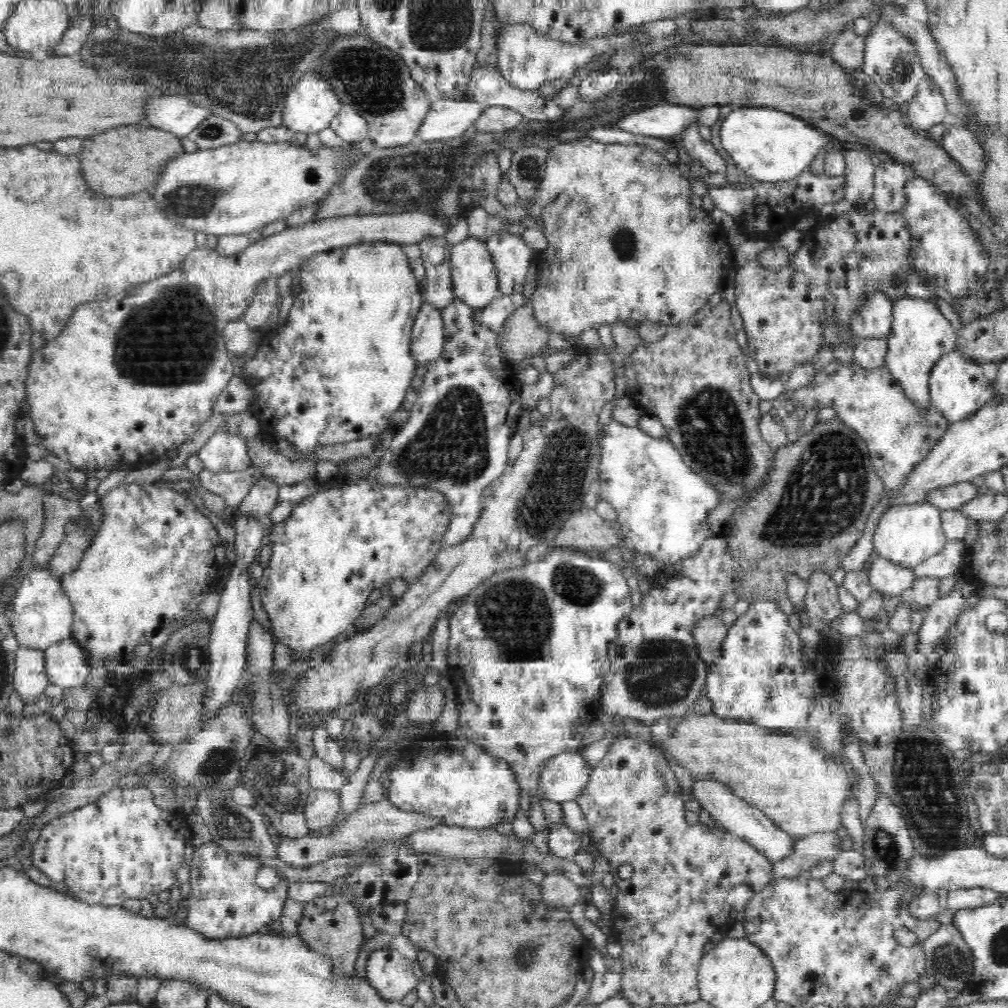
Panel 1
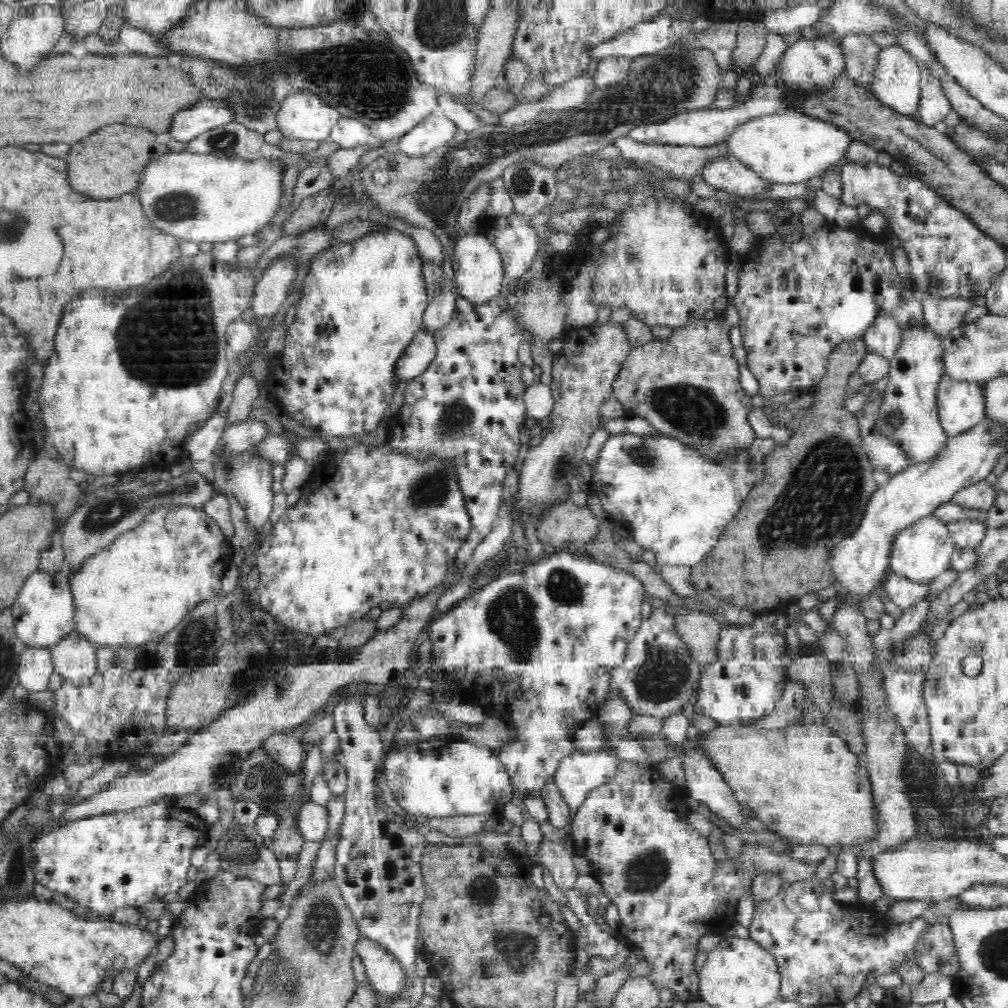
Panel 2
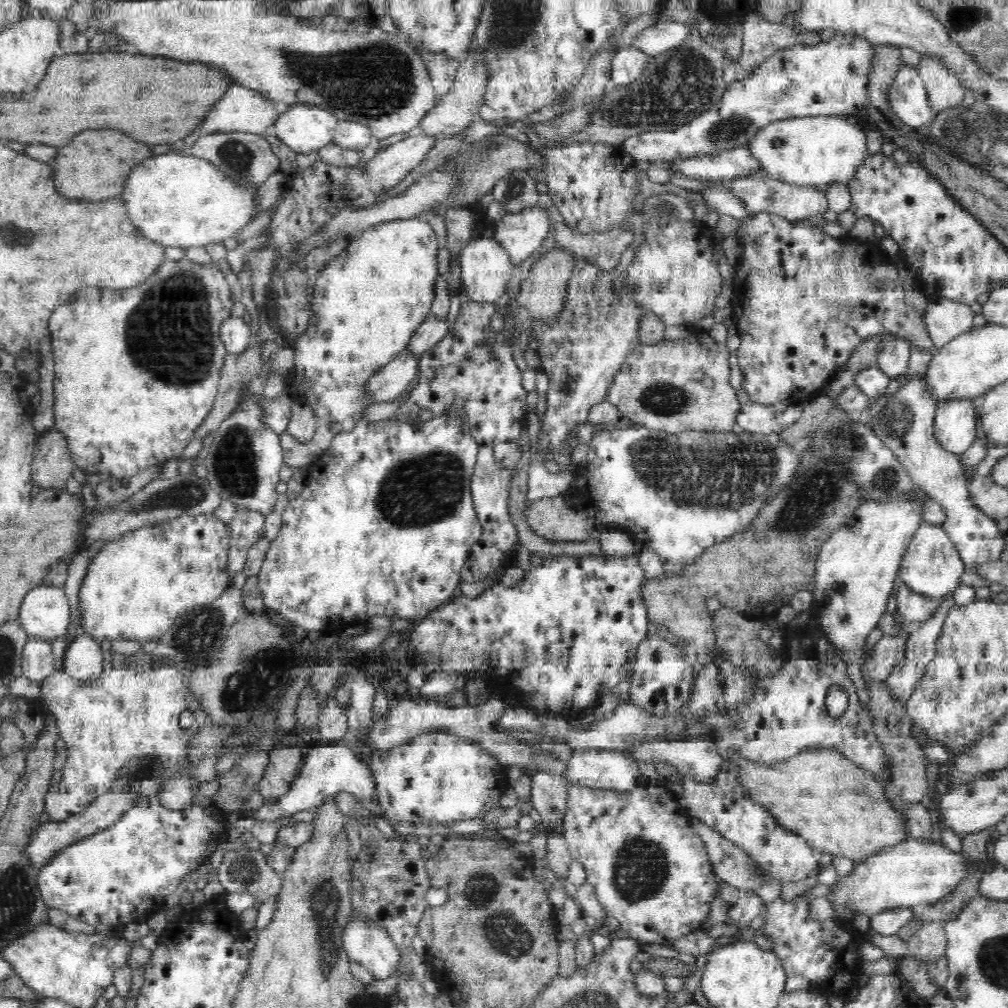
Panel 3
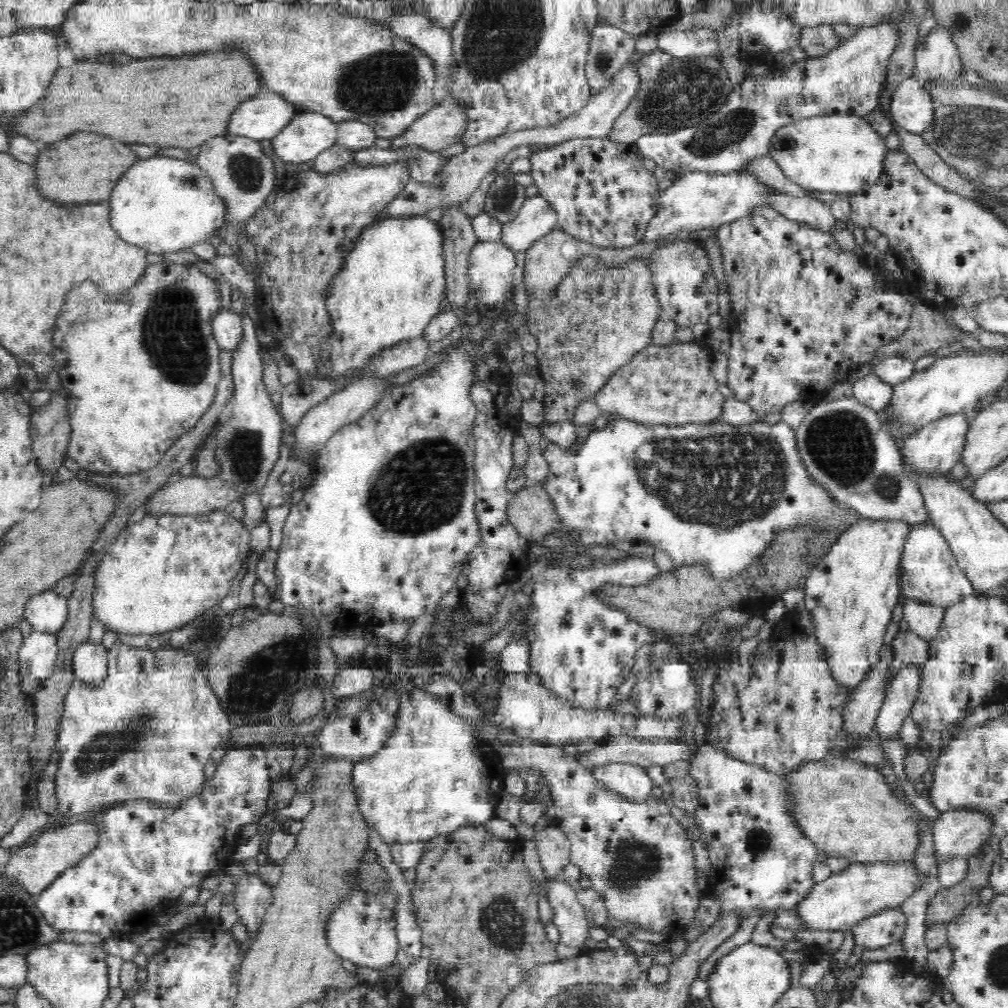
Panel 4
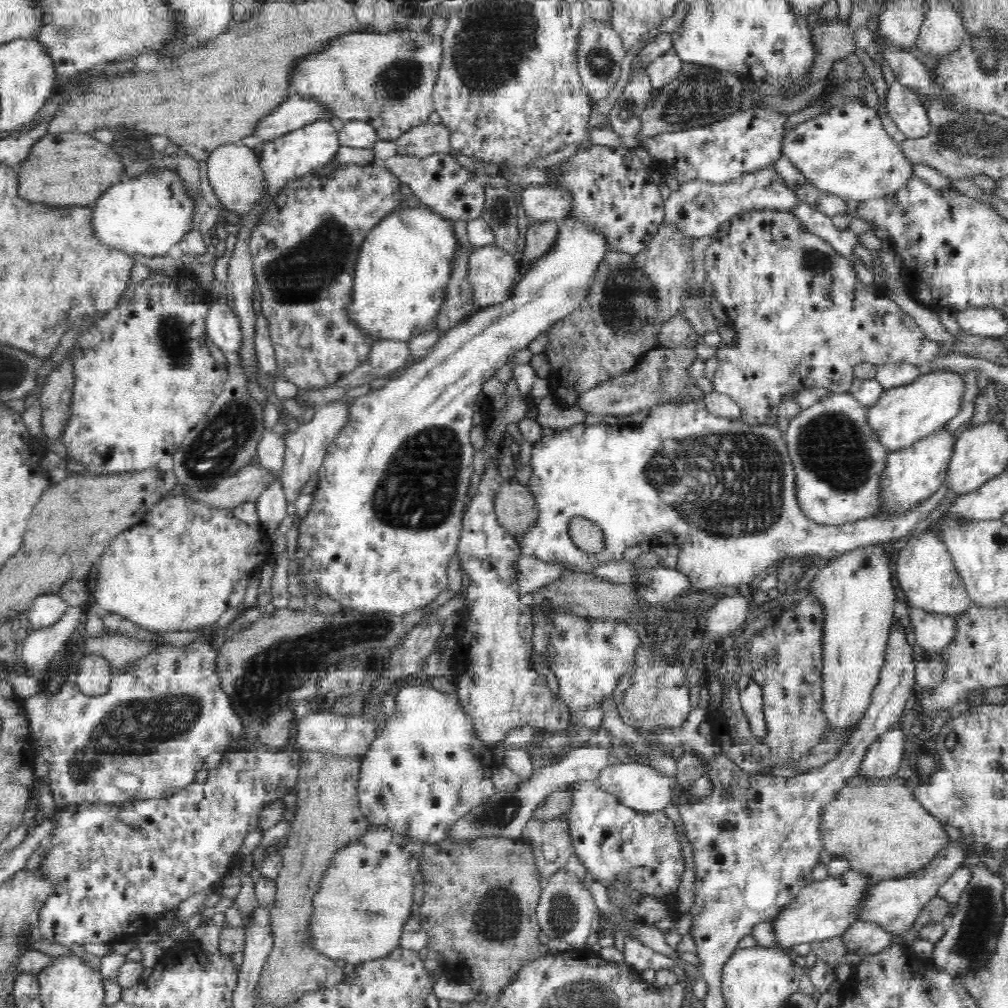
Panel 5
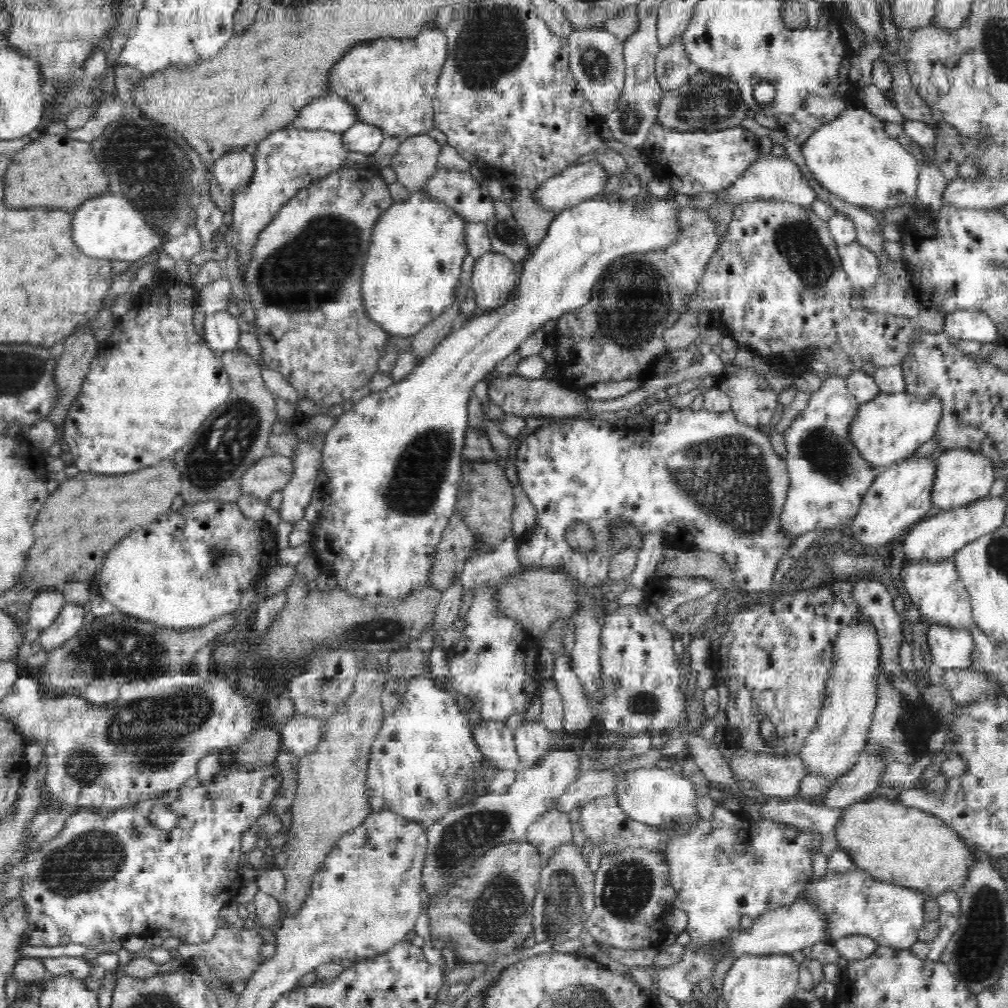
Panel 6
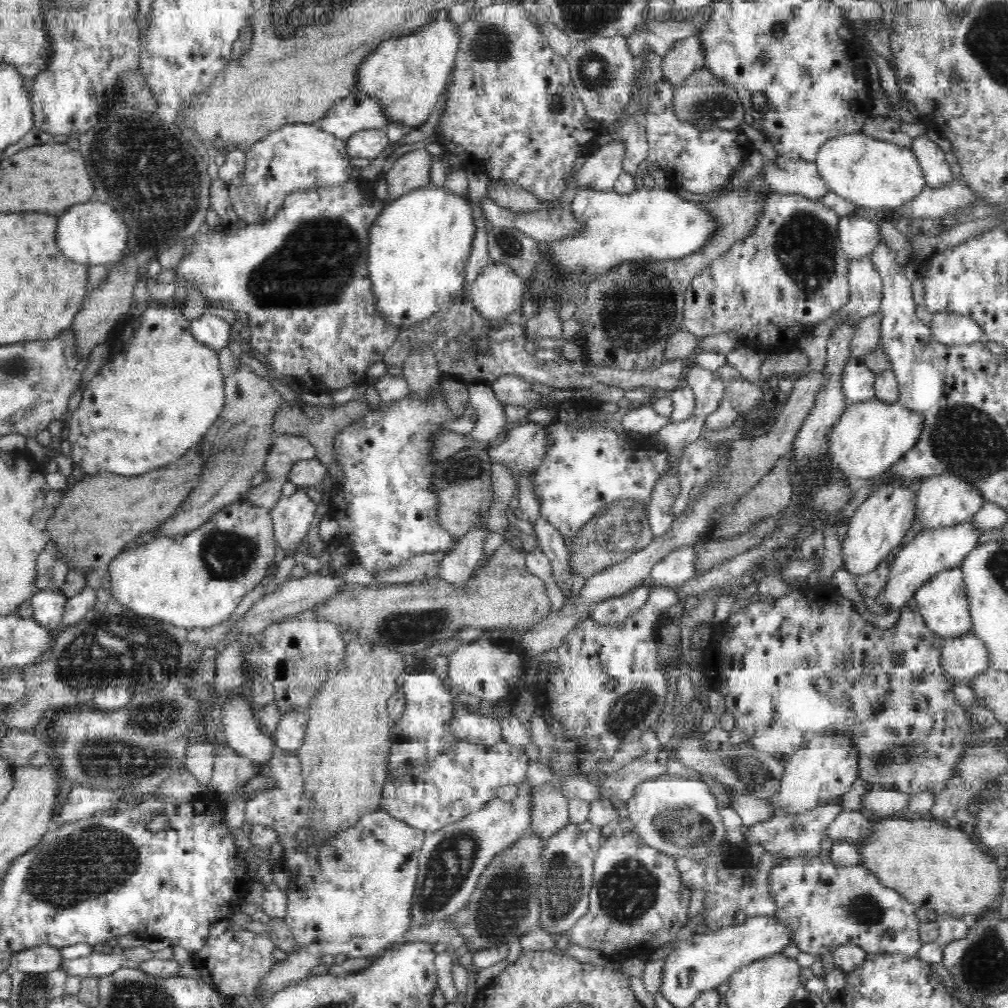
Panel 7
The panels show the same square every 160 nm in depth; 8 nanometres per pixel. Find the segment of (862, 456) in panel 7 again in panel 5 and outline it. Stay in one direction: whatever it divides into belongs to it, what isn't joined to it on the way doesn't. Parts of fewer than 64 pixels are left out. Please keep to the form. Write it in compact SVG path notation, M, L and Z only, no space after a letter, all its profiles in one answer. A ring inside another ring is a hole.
M950 369L923 373L909 384L886 389L877 404L869 408L870 425L877 432L882 445L892 452L898 451L929 436L956 417L964 406L966 390L966 374L958 374Z

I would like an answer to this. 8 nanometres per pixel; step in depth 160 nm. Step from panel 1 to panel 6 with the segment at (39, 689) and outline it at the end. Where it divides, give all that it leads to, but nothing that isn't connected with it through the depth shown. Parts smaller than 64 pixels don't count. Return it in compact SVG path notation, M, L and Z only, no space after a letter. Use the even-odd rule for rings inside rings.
M67 602L54 624L41 630L38 644L40 644L40 648L44 650L47 657L67 640L78 634L78 631L86 623L85 611L86 608Z

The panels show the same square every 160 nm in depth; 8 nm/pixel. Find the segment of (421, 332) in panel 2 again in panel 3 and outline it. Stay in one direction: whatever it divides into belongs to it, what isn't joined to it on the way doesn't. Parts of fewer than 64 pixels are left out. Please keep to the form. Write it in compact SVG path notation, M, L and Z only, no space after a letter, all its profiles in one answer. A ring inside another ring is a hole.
M408 348L381 368L381 371L370 380L370 389L377 397L377 403L393 402L407 394L420 372L420 357L420 354Z

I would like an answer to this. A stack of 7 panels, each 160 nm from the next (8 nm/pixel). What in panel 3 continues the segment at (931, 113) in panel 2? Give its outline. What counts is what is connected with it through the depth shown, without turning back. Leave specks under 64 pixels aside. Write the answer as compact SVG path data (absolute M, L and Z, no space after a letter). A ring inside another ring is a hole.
M922 56L916 67L923 78L932 115L961 104L965 97L962 85L942 63L938 63L938 59Z

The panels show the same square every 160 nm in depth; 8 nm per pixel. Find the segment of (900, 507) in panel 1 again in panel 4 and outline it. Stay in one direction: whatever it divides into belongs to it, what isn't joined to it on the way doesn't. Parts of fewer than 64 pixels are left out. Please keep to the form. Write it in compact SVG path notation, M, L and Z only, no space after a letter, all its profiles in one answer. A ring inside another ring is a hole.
M932 523L914 525L910 529L901 556L902 592L920 602L948 607L974 594L967 574L960 568L949 542L942 531Z

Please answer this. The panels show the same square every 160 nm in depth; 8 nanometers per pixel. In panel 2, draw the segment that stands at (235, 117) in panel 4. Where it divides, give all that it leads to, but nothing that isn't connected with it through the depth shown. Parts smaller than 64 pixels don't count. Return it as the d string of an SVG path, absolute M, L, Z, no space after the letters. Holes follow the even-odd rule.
M200 100L194 106L178 110L172 116L170 136L174 140L187 143L196 136L200 136L202 132L209 131L214 126L226 124L230 120L233 120L232 115L222 103L214 100L204 100L204 102Z

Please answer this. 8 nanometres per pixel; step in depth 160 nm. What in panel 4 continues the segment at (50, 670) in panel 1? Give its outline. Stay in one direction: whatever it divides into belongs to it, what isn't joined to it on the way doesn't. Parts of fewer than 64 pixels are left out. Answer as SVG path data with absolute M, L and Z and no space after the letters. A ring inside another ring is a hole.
M83 641L74 649L71 667L78 682L99 683L107 672L107 649L102 644Z

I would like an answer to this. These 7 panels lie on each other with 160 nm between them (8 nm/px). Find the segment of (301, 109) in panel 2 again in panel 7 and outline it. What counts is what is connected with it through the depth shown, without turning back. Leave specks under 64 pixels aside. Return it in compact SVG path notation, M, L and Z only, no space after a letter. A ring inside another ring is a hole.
M313 123L280 126L251 145L247 152L246 170L229 182L228 198L235 221L244 221L246 225L267 223L282 208L289 194L320 185L347 182L354 170L350 159L345 140L318 129Z

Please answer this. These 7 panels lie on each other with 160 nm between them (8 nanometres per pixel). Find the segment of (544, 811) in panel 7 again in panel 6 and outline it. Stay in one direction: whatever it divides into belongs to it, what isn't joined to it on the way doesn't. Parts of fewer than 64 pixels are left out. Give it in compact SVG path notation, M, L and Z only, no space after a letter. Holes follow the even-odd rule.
M551 808L528 827L526 840L548 864L559 848L573 844L572 823L566 813Z

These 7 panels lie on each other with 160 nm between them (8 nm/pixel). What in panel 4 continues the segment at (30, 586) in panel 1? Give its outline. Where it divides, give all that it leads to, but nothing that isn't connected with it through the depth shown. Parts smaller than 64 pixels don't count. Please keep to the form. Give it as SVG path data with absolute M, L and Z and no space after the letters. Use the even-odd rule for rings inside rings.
M54 588L35 593L30 597L24 608L24 618L31 624L32 630L55 635L65 626L69 610L67 597L60 596Z

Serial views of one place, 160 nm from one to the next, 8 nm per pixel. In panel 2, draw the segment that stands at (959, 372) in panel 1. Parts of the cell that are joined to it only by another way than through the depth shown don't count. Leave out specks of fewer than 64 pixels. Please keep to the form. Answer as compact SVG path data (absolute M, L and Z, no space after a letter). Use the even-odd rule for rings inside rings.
M944 369L937 389L937 414L947 436L978 424L987 417L984 382L950 377Z

